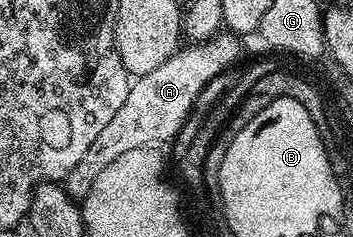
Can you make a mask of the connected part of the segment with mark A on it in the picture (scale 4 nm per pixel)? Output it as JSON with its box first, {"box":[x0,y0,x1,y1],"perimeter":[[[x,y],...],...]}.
{"box":[63,31,241,199],"perimeter":[[[220,31],[209,41],[192,43],[179,49],[160,67],[137,78],[131,84],[123,106],[112,115],[111,122],[96,135],[96,140],[88,147],[87,153],[63,178],[65,192],[75,199],[84,199],[90,193],[96,176],[120,155],[175,140],[207,83],[212,78],[221,76],[227,70],[225,68],[239,57],[239,41],[241,40],[237,34]]]}

